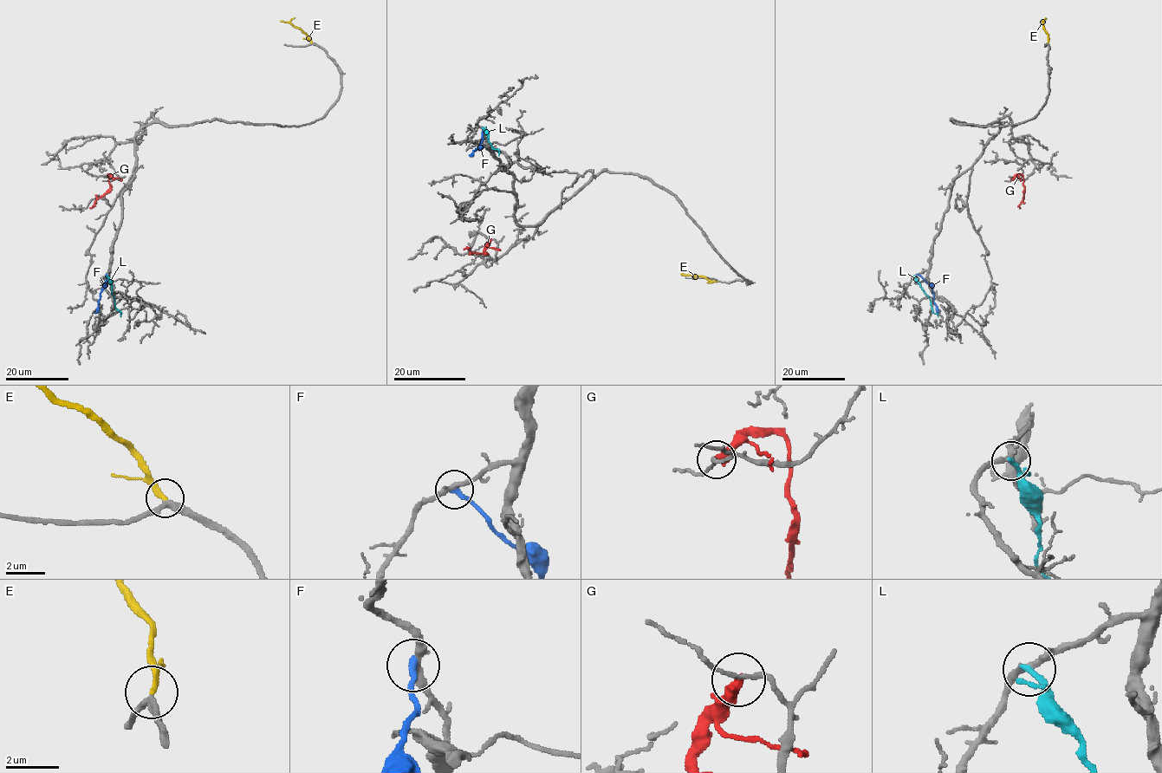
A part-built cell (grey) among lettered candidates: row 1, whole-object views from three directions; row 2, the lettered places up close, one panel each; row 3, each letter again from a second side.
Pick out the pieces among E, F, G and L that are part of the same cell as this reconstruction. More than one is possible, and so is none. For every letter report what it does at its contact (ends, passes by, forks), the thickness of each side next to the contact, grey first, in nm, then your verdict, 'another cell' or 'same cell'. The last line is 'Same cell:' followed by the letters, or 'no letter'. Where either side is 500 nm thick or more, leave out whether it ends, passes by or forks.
E: it ends | 240/220 nm | same cell
F: it ends | 280/280 nm | another cell
G: it ends | 150/460 nm | another cell
L: it ends | 280/240 nm | another cell
Same cell: E

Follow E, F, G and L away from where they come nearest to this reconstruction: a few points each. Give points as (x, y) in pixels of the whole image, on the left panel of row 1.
E: (312, 42), (298, 28), (281, 21)
F: (107, 274), (94, 313)
G: (113, 179), (108, 174), (110, 188), (90, 208)
L: (107, 276), (115, 307), (121, 313), (120, 316)

